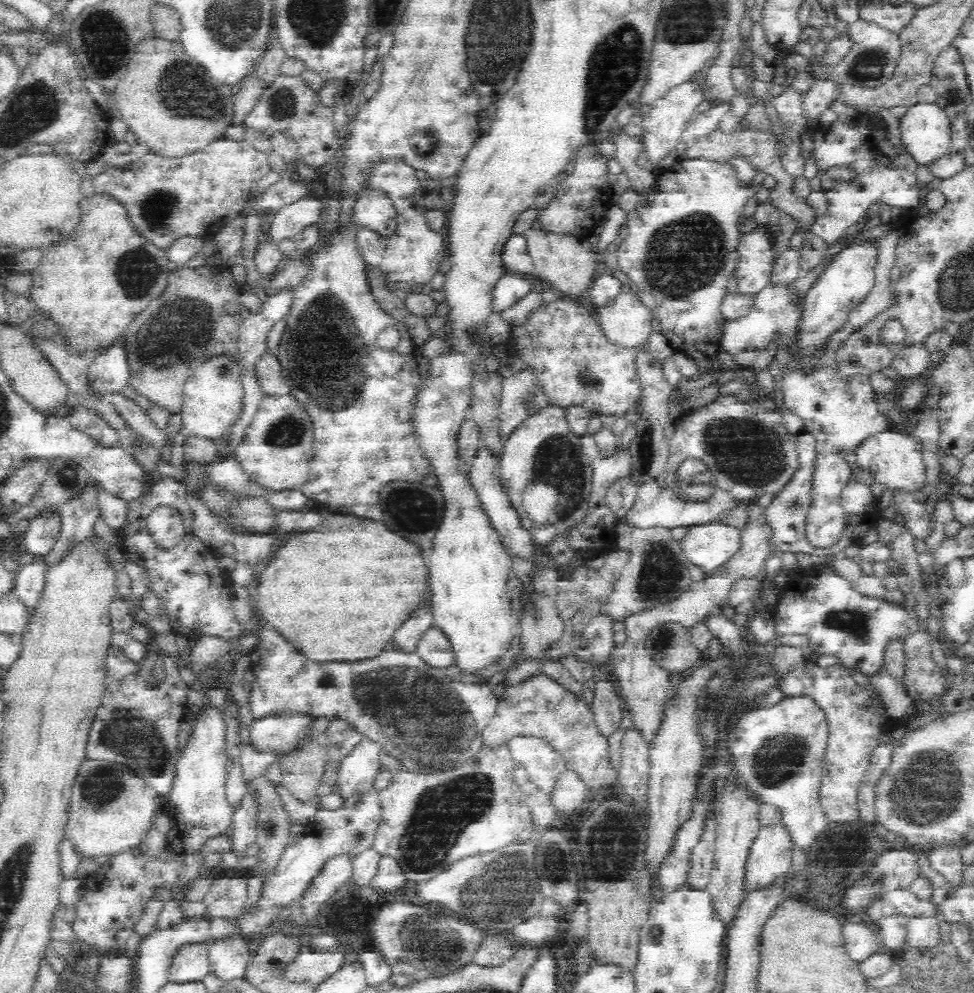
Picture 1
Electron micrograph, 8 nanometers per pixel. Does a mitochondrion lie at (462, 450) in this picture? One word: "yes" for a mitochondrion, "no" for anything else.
no

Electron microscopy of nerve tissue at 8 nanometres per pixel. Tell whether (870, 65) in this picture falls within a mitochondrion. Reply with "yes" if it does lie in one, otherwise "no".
yes

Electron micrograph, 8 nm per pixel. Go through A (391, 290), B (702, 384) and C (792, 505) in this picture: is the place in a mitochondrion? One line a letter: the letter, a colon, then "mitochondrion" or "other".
A: other
B: other
C: mitochondrion

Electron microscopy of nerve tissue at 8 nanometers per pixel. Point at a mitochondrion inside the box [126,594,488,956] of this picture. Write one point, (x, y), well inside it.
(420, 714)

